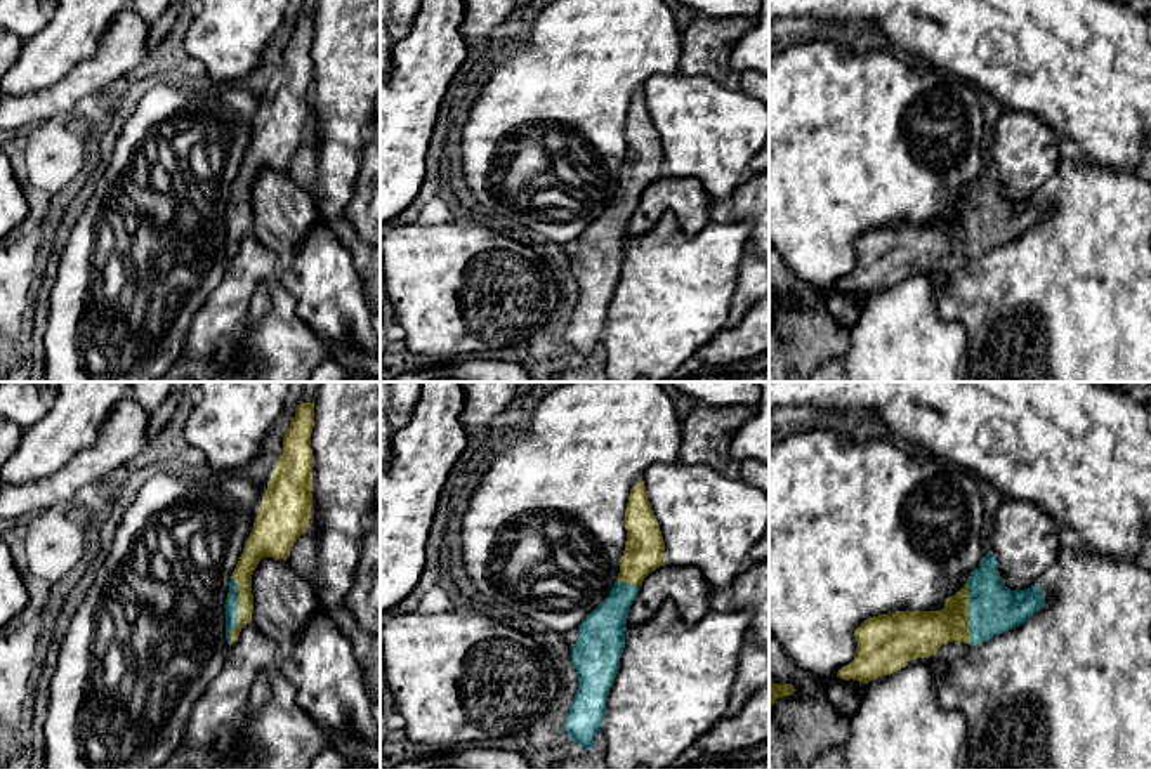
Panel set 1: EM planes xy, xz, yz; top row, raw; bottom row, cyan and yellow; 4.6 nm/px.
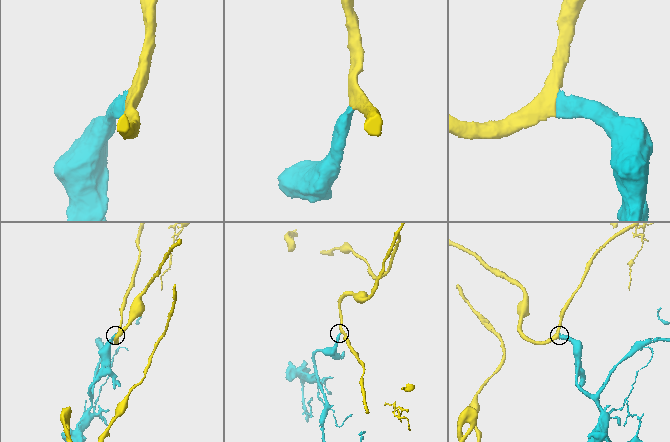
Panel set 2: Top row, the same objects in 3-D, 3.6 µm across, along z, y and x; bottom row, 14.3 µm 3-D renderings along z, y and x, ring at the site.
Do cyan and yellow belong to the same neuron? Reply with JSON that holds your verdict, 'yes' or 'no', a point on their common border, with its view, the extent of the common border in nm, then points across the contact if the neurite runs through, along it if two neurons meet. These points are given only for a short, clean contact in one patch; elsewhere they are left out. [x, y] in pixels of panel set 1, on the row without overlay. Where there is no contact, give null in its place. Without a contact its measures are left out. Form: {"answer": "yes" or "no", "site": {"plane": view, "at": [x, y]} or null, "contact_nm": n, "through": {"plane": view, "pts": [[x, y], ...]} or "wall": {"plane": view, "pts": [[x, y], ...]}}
{"answer": "yes", "site": {"plane": "xy", "at": [236, 221]}, "contact_nm": 320, "through": {"plane": "xy", "pts": [[231, 214], [236, 221], [242, 184], [250, 169]]}}

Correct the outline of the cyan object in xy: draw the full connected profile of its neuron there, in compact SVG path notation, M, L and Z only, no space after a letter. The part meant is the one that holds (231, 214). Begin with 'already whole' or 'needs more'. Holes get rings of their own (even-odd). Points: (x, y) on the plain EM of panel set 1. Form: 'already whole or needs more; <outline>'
needs more; M314 12L297 16L295 28L283 49L283 64L267 92L252 144L229 193L226 210L226 252L229 257L252 233L252 186L260 170L286 172L297 149L309 139L314 78L312 38Z

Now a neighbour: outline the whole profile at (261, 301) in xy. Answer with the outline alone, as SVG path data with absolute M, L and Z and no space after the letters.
M262 285L257 288L257 292L252 297L252 304L248 307L248 316L247 316L247 326L248 328L257 326L267 314L269 307L271 307L269 290L266 285Z

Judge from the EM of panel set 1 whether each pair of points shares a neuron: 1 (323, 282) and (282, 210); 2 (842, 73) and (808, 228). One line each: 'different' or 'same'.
1: same
2: same

